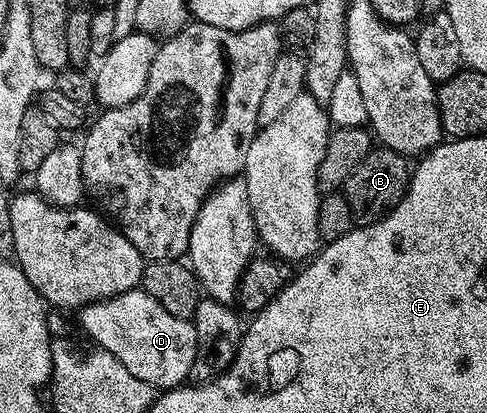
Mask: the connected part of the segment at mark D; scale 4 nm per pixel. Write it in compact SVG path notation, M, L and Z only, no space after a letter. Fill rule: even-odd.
M141 287L118 293L116 297L106 297L104 301L92 301L82 306L78 313L84 331L95 340L94 344L109 351L122 365L129 367L137 379L154 385L156 390L166 391L184 384L190 378L193 359L197 355L194 324L177 315L169 315L169 311L165 311L165 307L161 307L161 303L157 303L157 299L153 299Z

